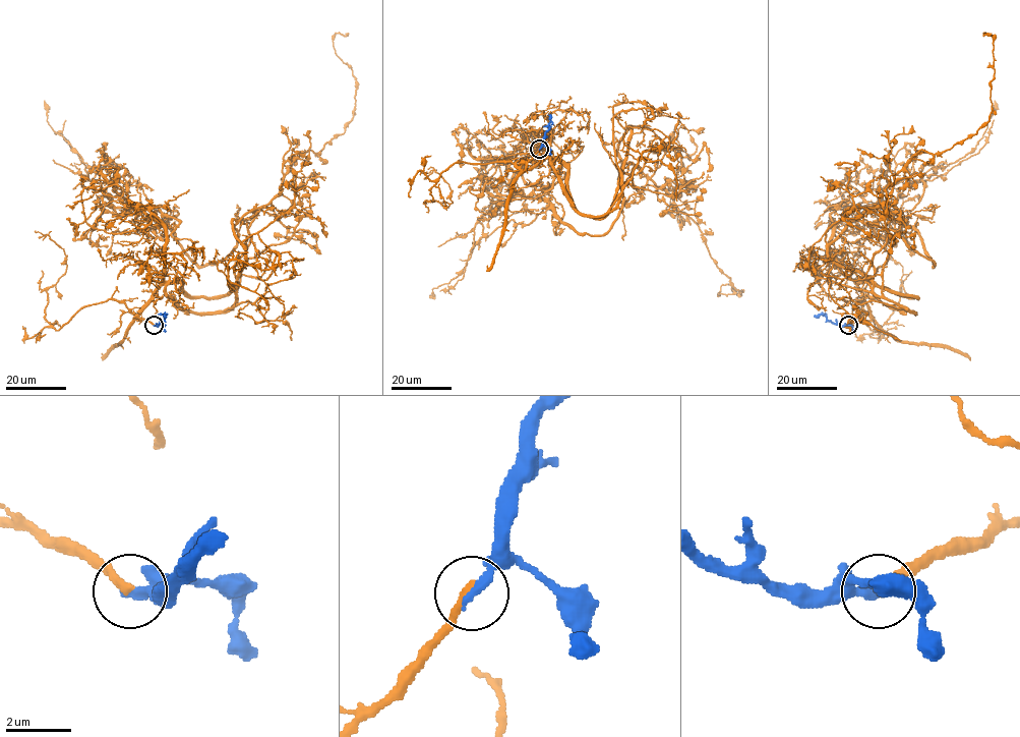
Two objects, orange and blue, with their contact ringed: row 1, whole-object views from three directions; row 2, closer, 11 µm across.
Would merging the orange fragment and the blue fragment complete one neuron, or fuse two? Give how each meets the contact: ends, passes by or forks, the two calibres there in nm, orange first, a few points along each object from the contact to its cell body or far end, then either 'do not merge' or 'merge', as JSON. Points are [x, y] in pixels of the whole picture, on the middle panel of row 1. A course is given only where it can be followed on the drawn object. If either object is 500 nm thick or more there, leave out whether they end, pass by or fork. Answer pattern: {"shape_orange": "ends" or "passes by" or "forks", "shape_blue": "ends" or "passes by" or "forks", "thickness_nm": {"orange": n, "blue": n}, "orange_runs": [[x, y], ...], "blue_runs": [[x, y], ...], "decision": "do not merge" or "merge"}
{"shape_orange": "ends", "shape_blue": "ends", "thickness_nm": {"orange": 280, "blue": 280}, "orange_runs": [[539, 149], [524, 170], [557, 159], [583, 214], [601, 219], [622, 173], [651, 179], [732, 291]], "blue_runs": [[540, 149], [548, 129], [550, 114]], "decision": "do not merge"}

